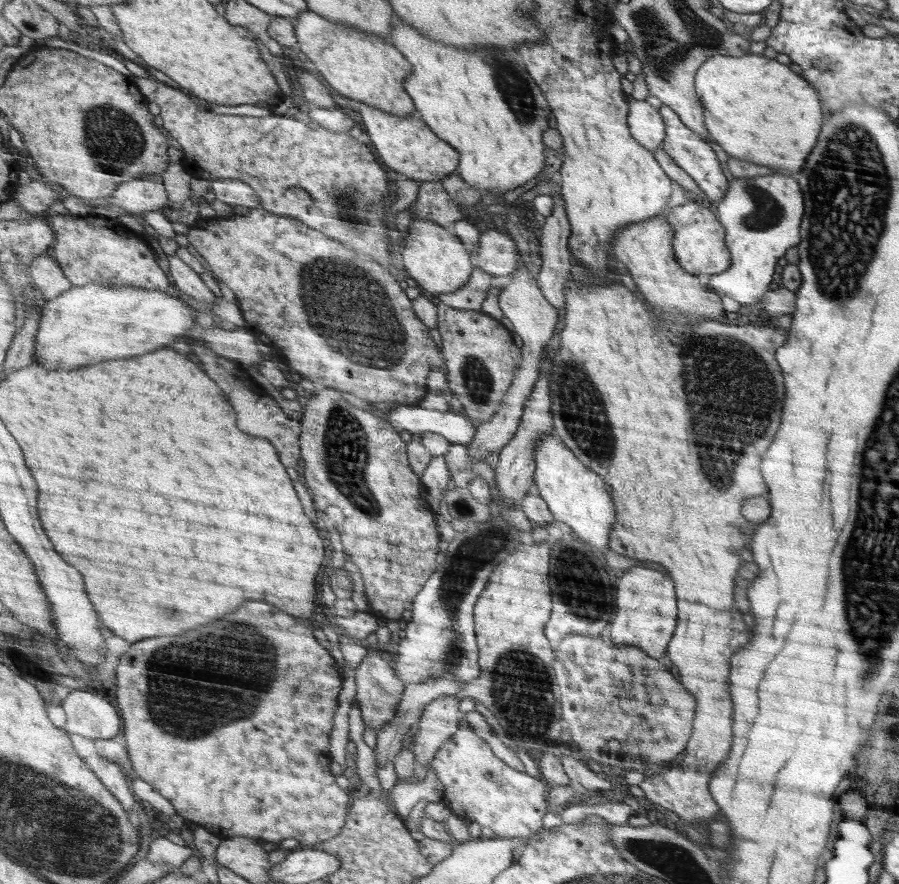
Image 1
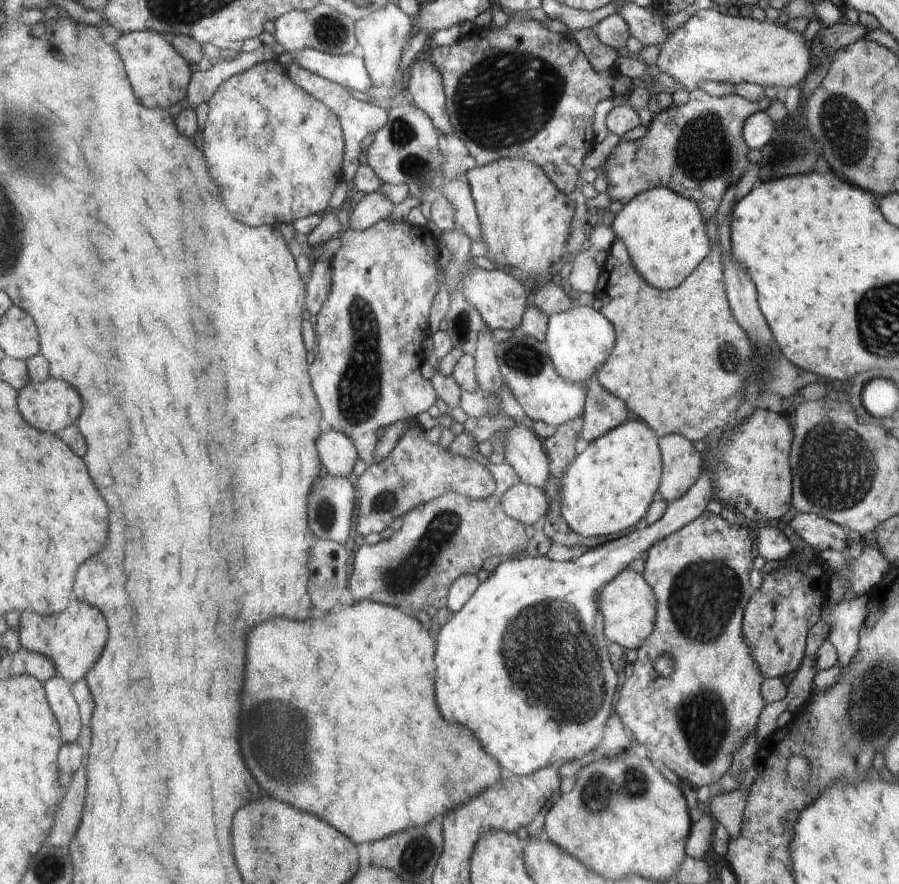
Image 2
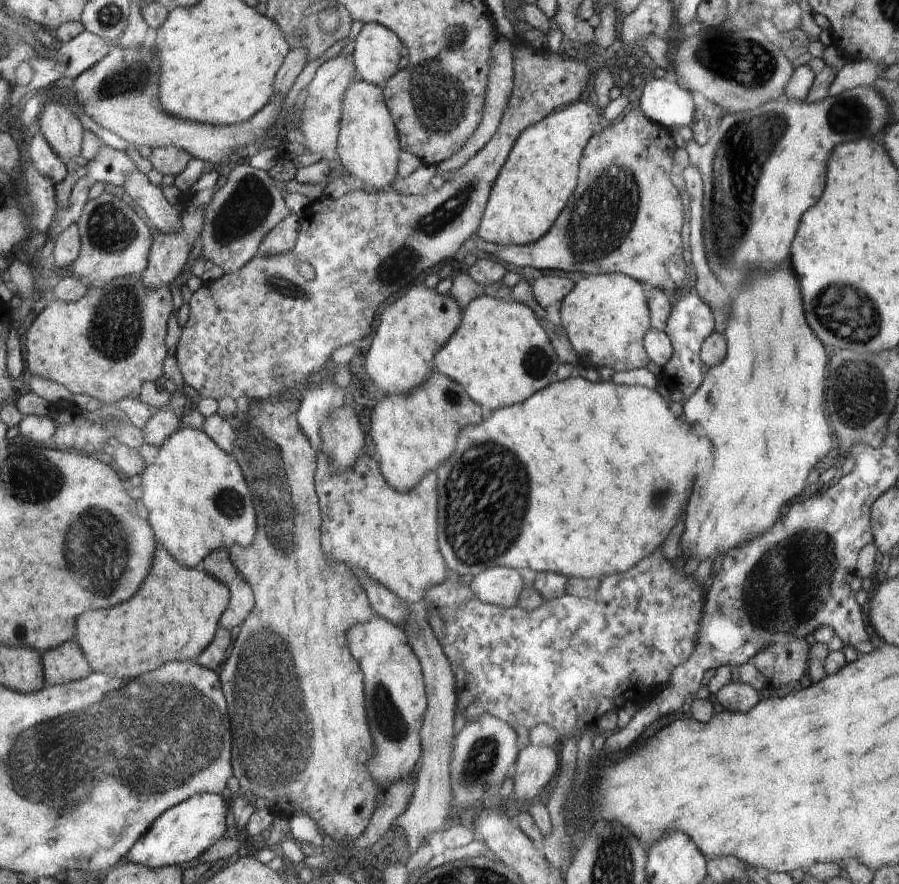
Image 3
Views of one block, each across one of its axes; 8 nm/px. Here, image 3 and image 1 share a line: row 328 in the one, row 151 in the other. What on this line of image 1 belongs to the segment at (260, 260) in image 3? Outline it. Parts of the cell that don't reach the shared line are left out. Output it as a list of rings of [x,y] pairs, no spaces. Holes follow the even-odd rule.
[[[131,74],[131,79],[138,83],[141,91],[145,93],[147,98],[151,102],[157,103],[161,107],[160,115],[164,120],[164,128],[170,133],[172,137],[183,147],[184,150],[184,163],[185,167],[196,177],[204,178],[213,184],[215,180],[226,178],[228,180],[246,180],[246,184],[250,184],[254,188],[254,192],[257,192],[258,198],[262,200],[261,206],[263,209],[270,211],[274,214],[280,214],[282,216],[294,216],[295,219],[303,221],[310,228],[318,229],[320,232],[325,233],[327,237],[338,241],[340,244],[346,244],[348,248],[354,248],[355,251],[360,251],[367,254],[370,258],[382,264],[384,266],[392,266],[394,257],[388,256],[388,248],[390,248],[390,240],[388,240],[388,234],[386,234],[386,226],[382,222],[382,212],[384,212],[384,198],[390,194],[388,192],[388,180],[384,180],[384,170],[380,168],[380,164],[376,162],[374,154],[370,152],[370,148],[366,148],[364,143],[360,143],[353,139],[350,134],[347,133],[334,133],[328,128],[318,125],[317,129],[311,129],[302,121],[299,121],[294,116],[268,115],[267,117],[252,116],[232,116],[232,115],[219,115],[213,113],[210,110],[204,110],[202,103],[195,99],[193,96],[188,96],[186,92],[172,88],[168,84],[162,81],[154,79],[154,77],[141,78],[140,76],[134,76]]]

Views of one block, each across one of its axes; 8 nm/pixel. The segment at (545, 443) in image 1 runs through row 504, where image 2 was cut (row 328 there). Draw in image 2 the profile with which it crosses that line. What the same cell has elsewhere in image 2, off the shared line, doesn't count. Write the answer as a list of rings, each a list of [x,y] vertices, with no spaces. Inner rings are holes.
[[[574,303],[565,313],[554,313],[549,316],[547,333],[544,343],[547,344],[547,353],[558,372],[573,385],[588,387],[588,384],[597,374],[597,370],[611,356],[616,344],[614,326],[601,313],[592,307]]]

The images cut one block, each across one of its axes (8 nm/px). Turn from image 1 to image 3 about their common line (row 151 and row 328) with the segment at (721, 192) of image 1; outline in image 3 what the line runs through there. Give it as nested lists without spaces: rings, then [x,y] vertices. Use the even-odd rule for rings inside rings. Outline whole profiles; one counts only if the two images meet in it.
[[[689,290],[684,292],[678,302],[673,303],[672,312],[667,318],[666,328],[664,332],[668,335],[672,348],[674,348],[674,354],[672,358],[662,366],[660,374],[658,375],[659,382],[661,383],[662,389],[666,393],[673,393],[678,390],[684,394],[684,398],[692,396],[696,390],[698,390],[702,384],[702,362],[700,362],[700,344],[705,344],[706,338],[712,332],[714,328],[714,320],[712,320],[712,312],[710,308],[698,298],[694,296],[694,291]]]

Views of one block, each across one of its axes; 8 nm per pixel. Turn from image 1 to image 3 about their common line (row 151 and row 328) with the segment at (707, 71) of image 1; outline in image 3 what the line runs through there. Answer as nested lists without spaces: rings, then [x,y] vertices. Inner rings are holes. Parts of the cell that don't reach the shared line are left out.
[[[780,268],[758,272],[750,280],[748,290],[742,290],[736,298],[730,300],[724,334],[726,342],[730,342],[730,354],[726,354],[726,362],[708,368],[700,388],[680,407],[686,422],[690,426],[698,424],[714,442],[718,452],[718,466],[714,466],[714,472],[722,472],[722,478],[708,480],[702,494],[700,490],[703,484],[700,479],[694,481],[694,490],[687,506],[686,524],[679,542],[678,559],[681,564],[693,557],[700,562],[708,558],[714,560],[719,554],[724,556],[728,550],[746,546],[758,534],[770,530],[782,518],[784,506],[802,492],[810,468],[816,466],[816,462],[832,448],[832,436],[828,428],[830,410],[826,410],[824,388],[824,372],[828,370],[830,374],[830,360],[826,364],[826,350],[806,322],[796,276]]]

